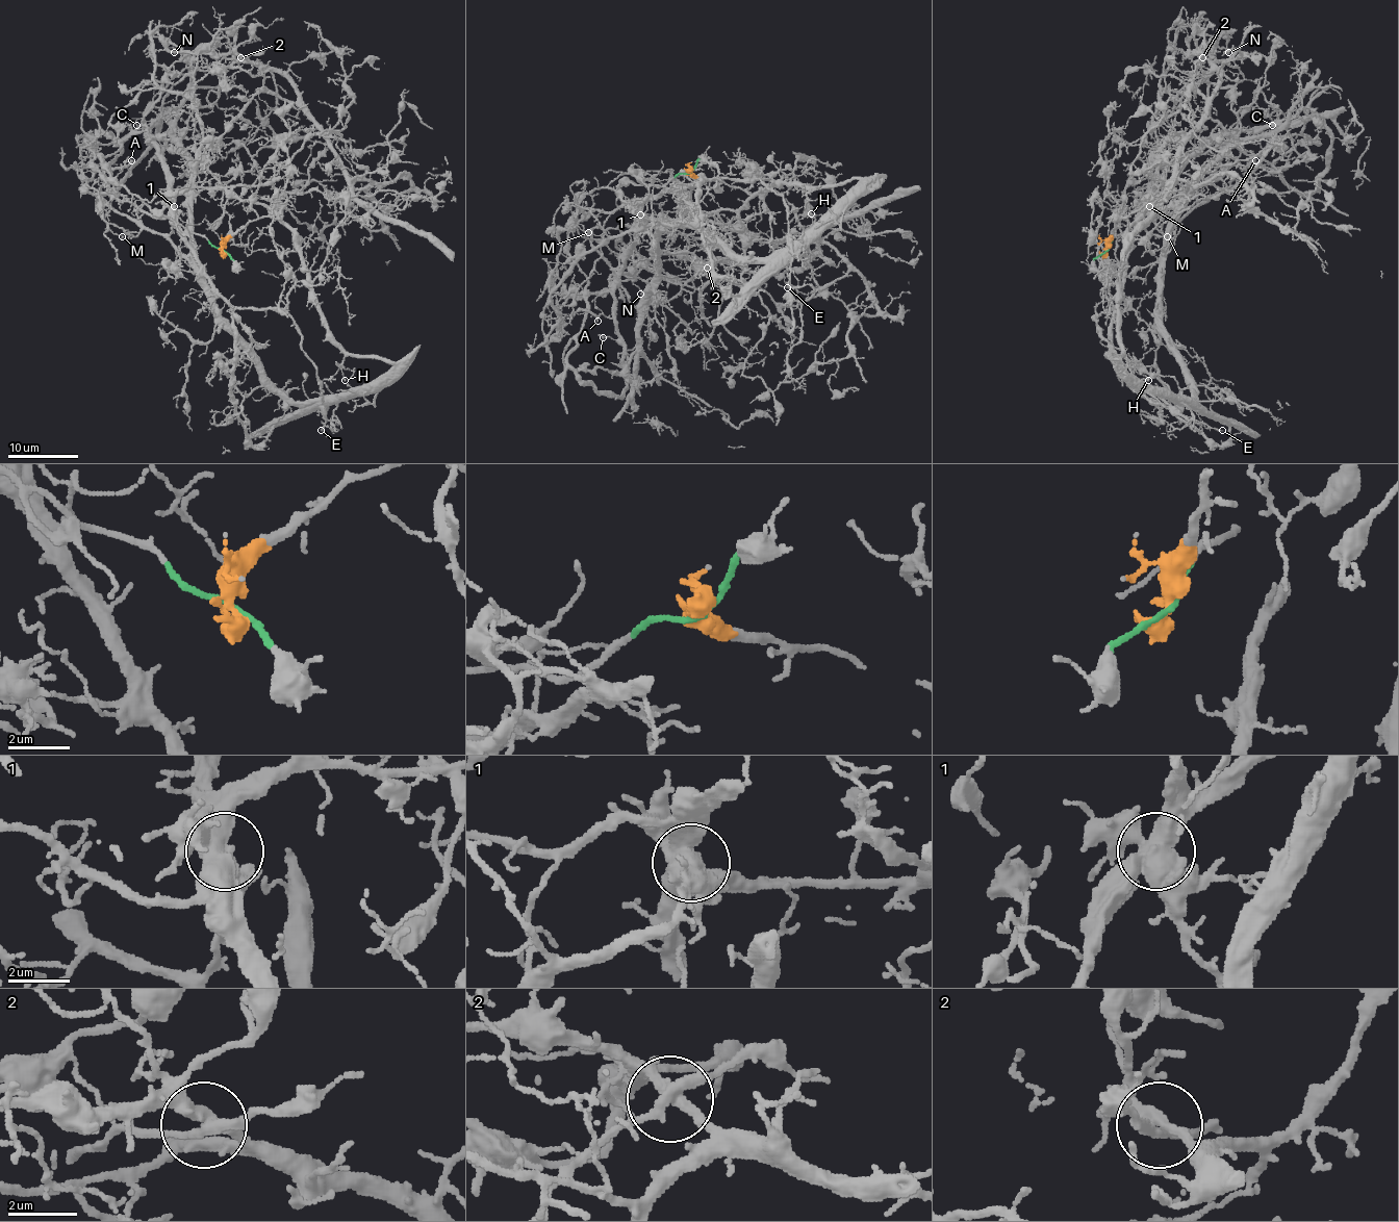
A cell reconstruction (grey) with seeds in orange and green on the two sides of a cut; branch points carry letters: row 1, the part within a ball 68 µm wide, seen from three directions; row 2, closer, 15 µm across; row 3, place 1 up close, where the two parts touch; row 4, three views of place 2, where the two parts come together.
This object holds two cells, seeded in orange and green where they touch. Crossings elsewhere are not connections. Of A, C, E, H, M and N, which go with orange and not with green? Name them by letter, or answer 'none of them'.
A, H, N

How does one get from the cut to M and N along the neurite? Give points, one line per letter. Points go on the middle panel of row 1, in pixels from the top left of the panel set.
M: (689, 172), (661, 185), (651, 184), (649, 198), (635, 205), (610, 212), (580, 208), (574, 228), (589, 233)
N: (689, 172), (754, 195), (808, 156), (825, 164), (841, 212), (754, 284), (656, 254), (633, 282), (640, 295)

